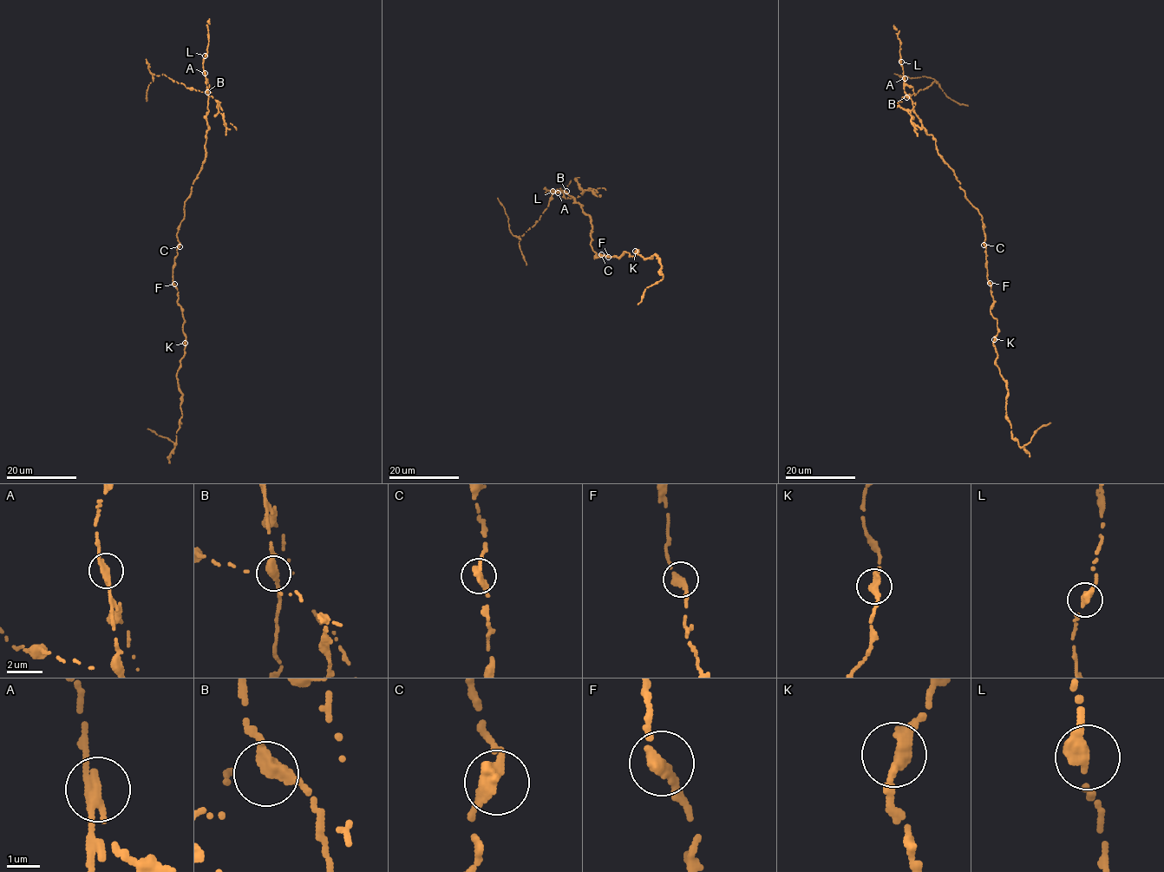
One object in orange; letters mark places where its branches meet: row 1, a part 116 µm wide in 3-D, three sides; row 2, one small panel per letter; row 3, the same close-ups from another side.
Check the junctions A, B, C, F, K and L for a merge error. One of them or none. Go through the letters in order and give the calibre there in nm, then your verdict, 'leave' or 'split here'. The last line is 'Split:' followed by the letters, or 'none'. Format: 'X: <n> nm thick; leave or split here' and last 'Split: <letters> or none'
A: 320 nm thick; split here
B: 360 nm thick; leave
C: 360 nm thick; leave
F: 320 nm thick; leave
K: 320 nm thick; leave
L: 340 nm thick; leave
Split: A

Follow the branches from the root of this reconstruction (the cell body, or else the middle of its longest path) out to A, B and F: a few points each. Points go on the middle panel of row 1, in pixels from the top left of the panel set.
A: (597, 258), (590, 244), (590, 215), (583, 213), (581, 205), (575, 202), (574, 197), (564, 190), (558, 193)
B: (597, 258), (590, 244), (590, 215), (566, 191)
F: (597, 258), (601, 254), (600, 257), (608, 257)

